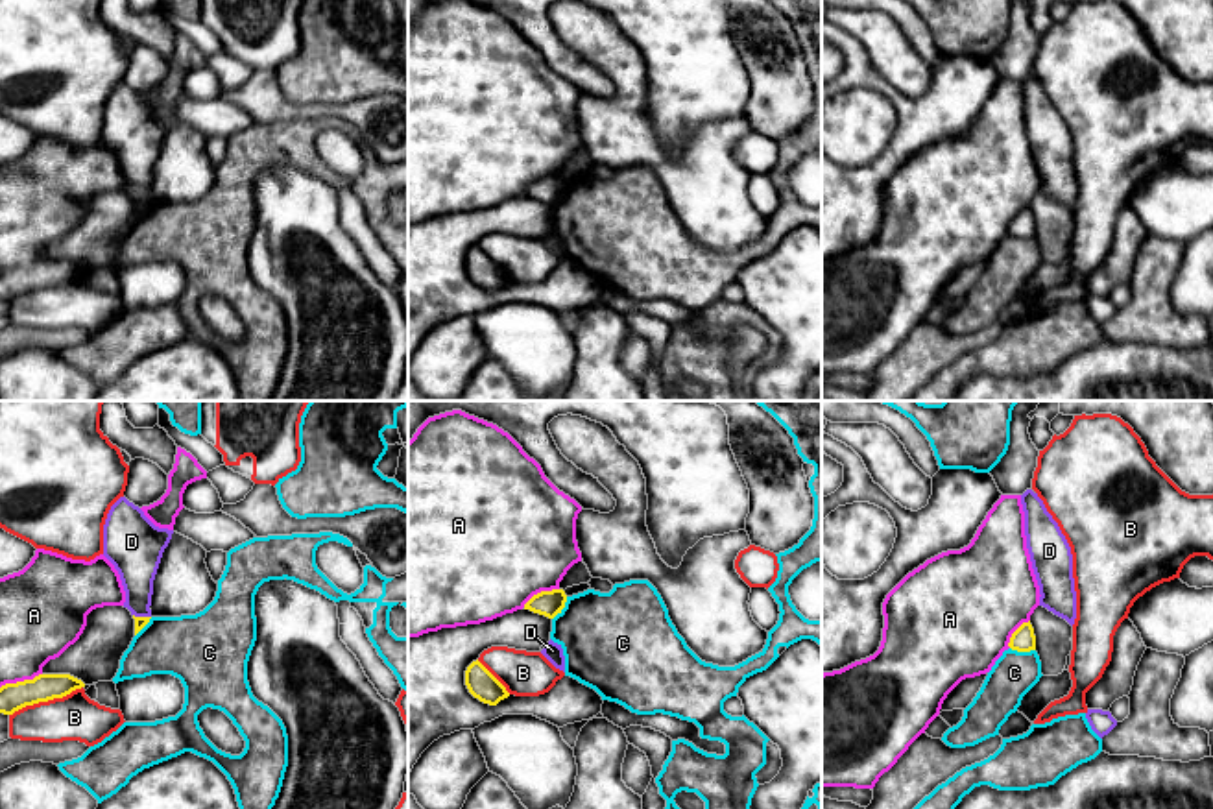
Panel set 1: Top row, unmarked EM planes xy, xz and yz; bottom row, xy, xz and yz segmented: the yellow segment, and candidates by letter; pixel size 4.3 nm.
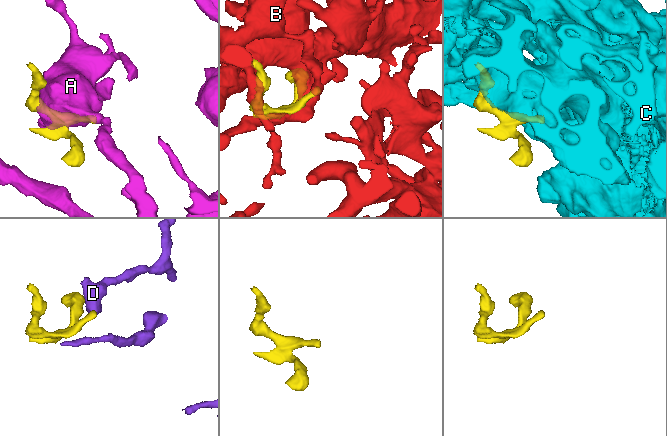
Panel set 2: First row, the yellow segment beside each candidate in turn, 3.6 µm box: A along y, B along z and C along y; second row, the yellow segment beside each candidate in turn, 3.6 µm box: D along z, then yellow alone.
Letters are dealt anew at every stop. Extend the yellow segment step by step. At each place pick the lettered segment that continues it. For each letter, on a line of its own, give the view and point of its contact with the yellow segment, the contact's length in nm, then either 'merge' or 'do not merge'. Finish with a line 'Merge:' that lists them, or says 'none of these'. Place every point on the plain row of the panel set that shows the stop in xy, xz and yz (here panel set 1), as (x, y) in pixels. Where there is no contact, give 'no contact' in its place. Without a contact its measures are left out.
A: meets yellow in xz at (541, 178); contact 180 nm long; do not merge
B: meets yellow in xy at (45, 287); contact 340 nm long; do not merge
C: meets yellow in yz at (1023, 237); contact 110 nm long; do not merge
D: meets yellow in xy at (143, 204); contact 80 nm long; do not merge
Merge: none of these

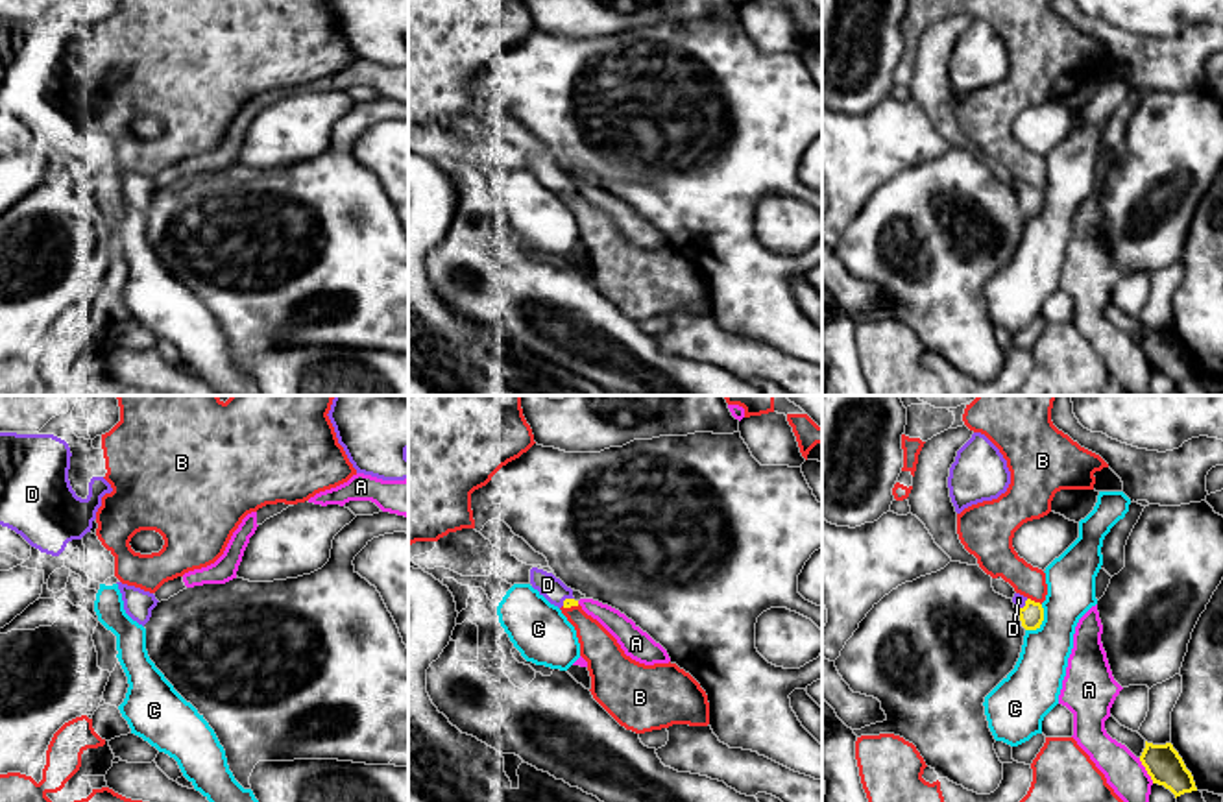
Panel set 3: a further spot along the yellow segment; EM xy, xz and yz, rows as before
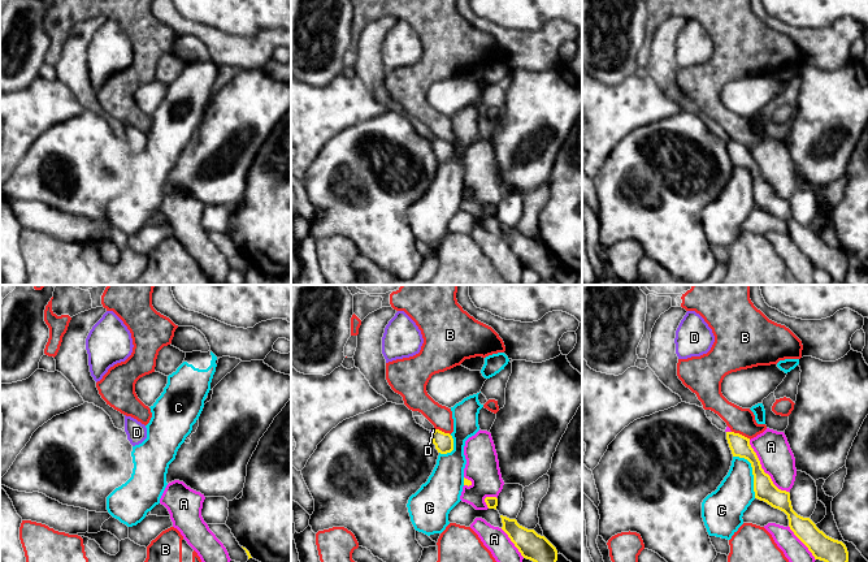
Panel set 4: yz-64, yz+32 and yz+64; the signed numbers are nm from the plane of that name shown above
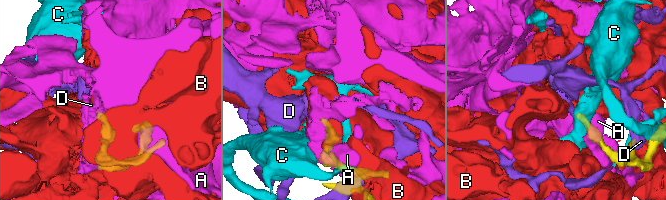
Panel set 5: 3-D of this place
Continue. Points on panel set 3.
A: meets yellow in yz at (1146, 355); contact 130 nm long; do not merge
B: meets yellow in yz at (1033, 187); contact 70 nm long; do not merge
C: meets yellow in yz at (1042, 206); contact 140 nm long; do not merge
D: meets yellow in xz at (566, 185); contact 70 nm long; merge
Merge: D

